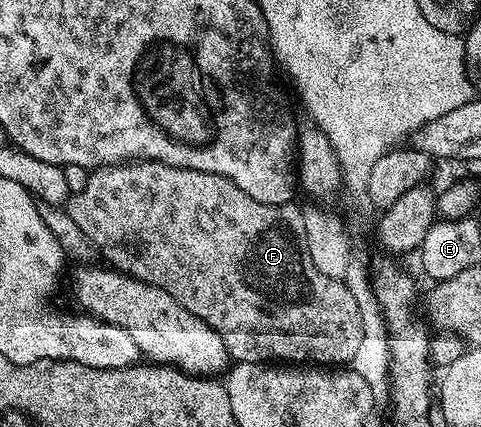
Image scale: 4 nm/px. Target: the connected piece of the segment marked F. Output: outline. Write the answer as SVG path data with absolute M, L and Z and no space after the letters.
M143 160L140 162L126 162L124 164L106 164L100 168L92 169L87 178L87 186L83 190L72 193L67 201L67 211L74 219L75 225L83 232L94 249L99 253L106 265L112 266L118 272L124 272L127 276L134 276L137 280L142 280L148 284L159 286L179 302L195 318L207 322L207 326L214 329L218 336L224 338L223 344L237 362L247 364L262 363L261 351L281 352L285 344L281 341L281 336L290 336L293 341L289 344L290 361L297 362L300 356L306 356L306 361L316 362L321 366L349 366L362 355L361 343L365 340L365 324L361 321L361 308L357 305L357 300L353 297L353 292L348 288L348 283L332 280L319 270L311 262L311 254L305 245L305 226L307 217L296 208L296 203L288 204L264 204L255 202L239 186L235 186L227 178L207 174L199 170L187 170L186 168L172 168L170 164L160 164L157 160Z

